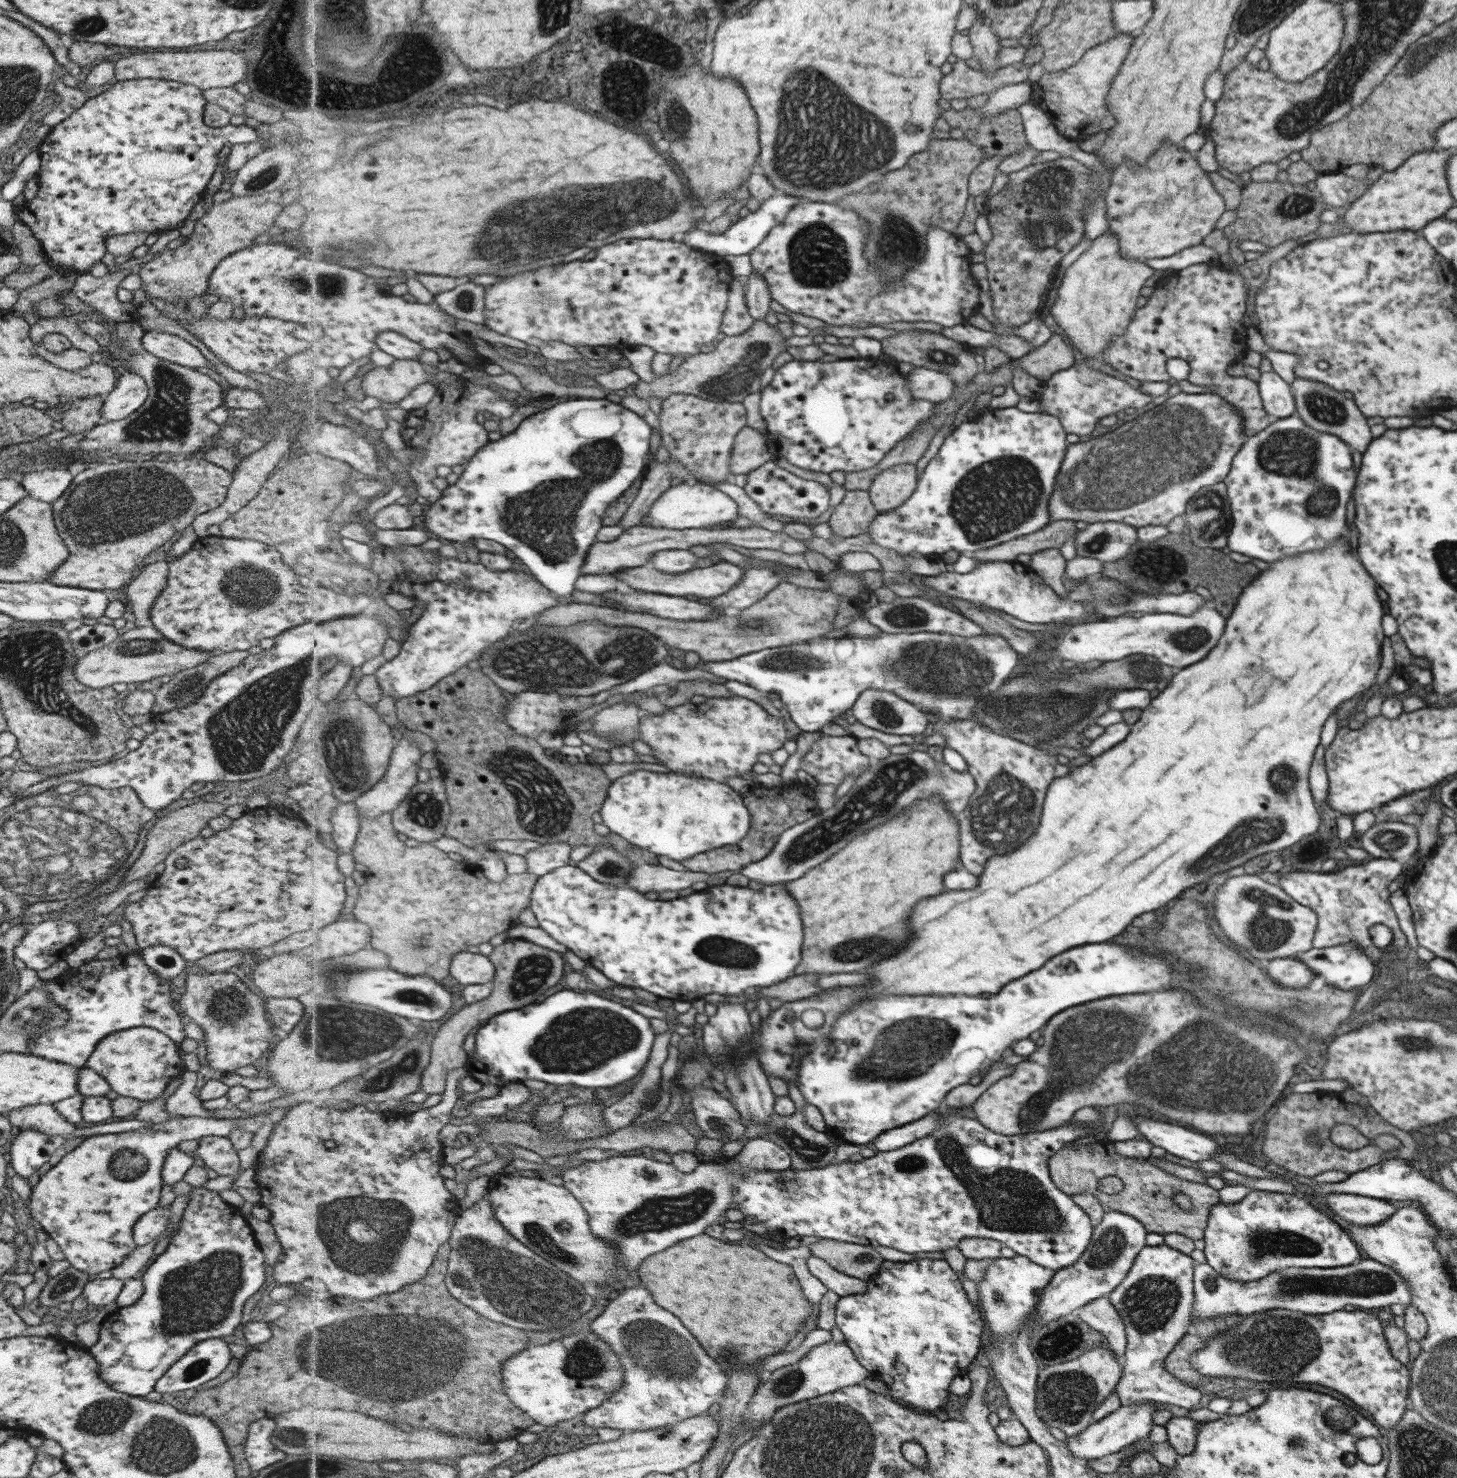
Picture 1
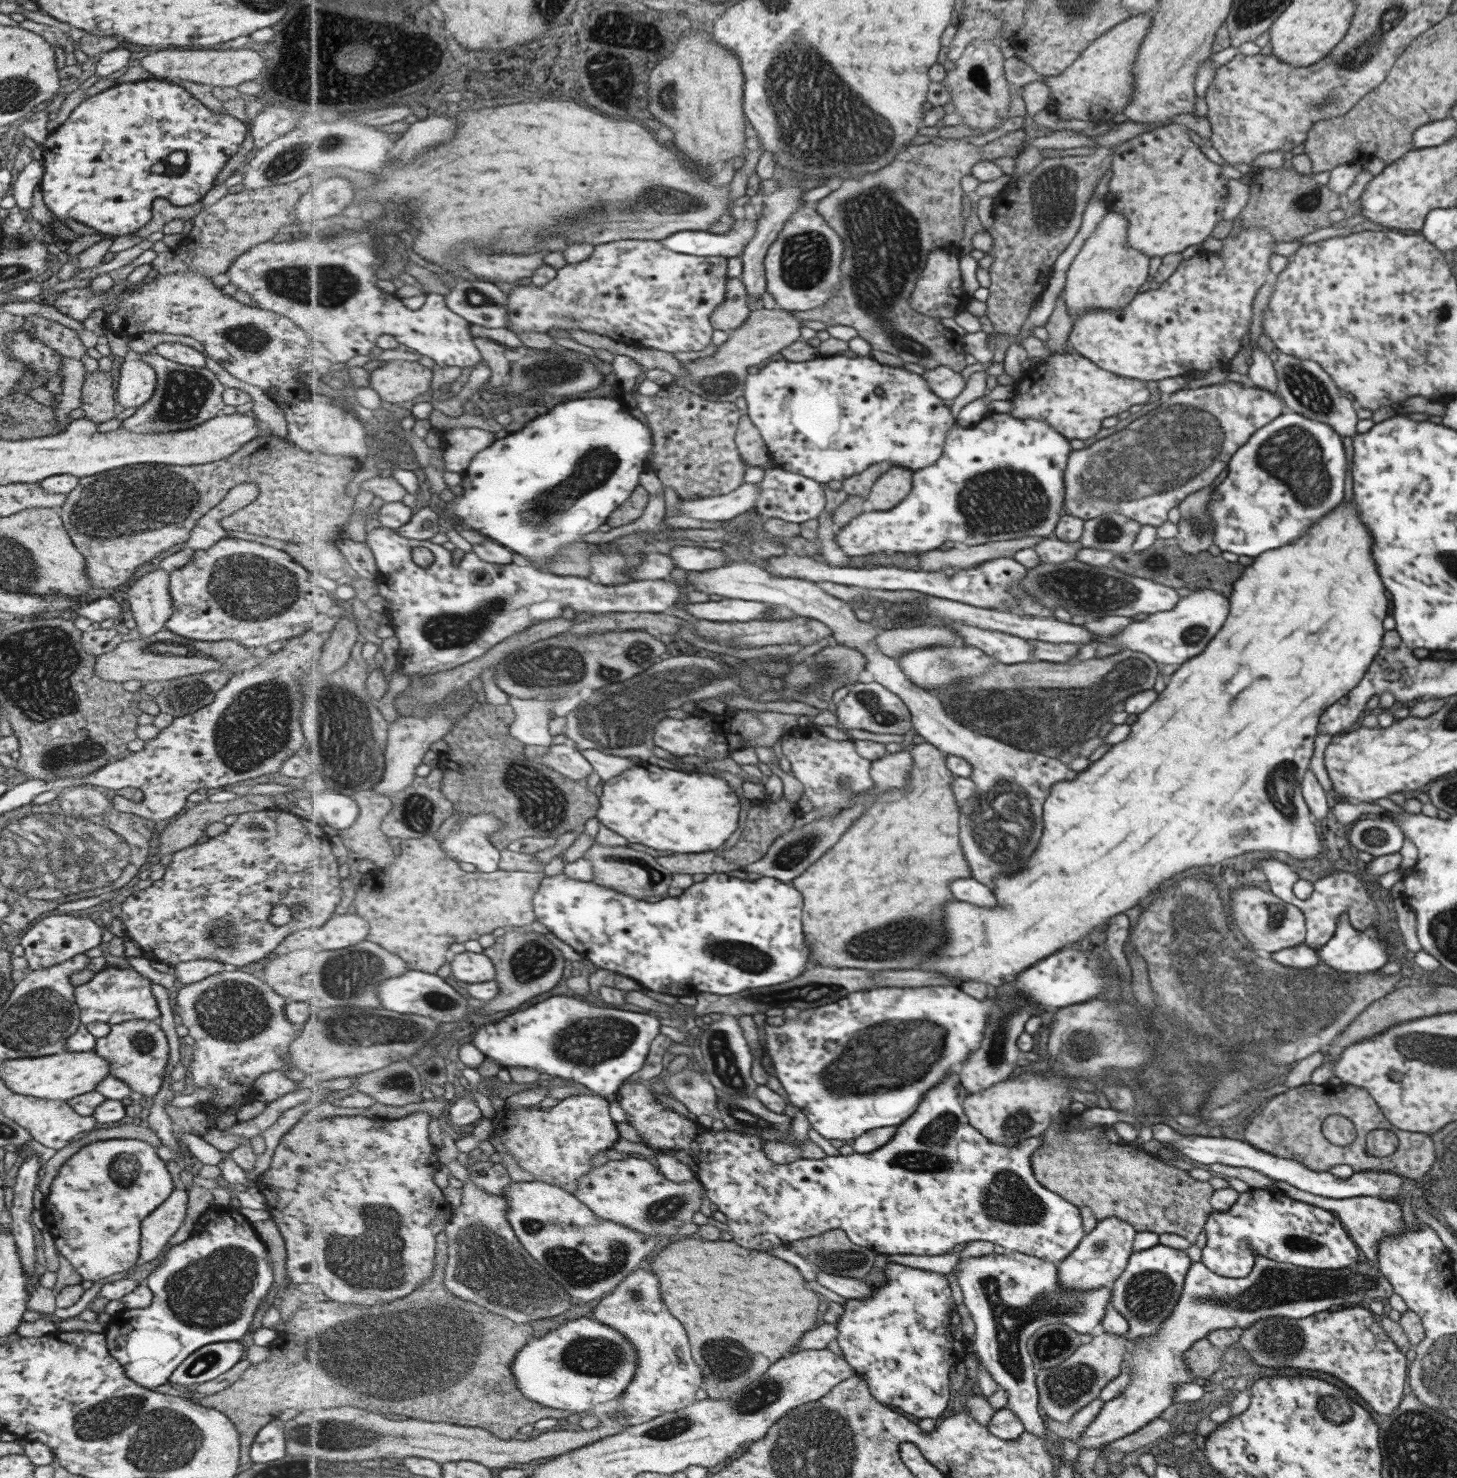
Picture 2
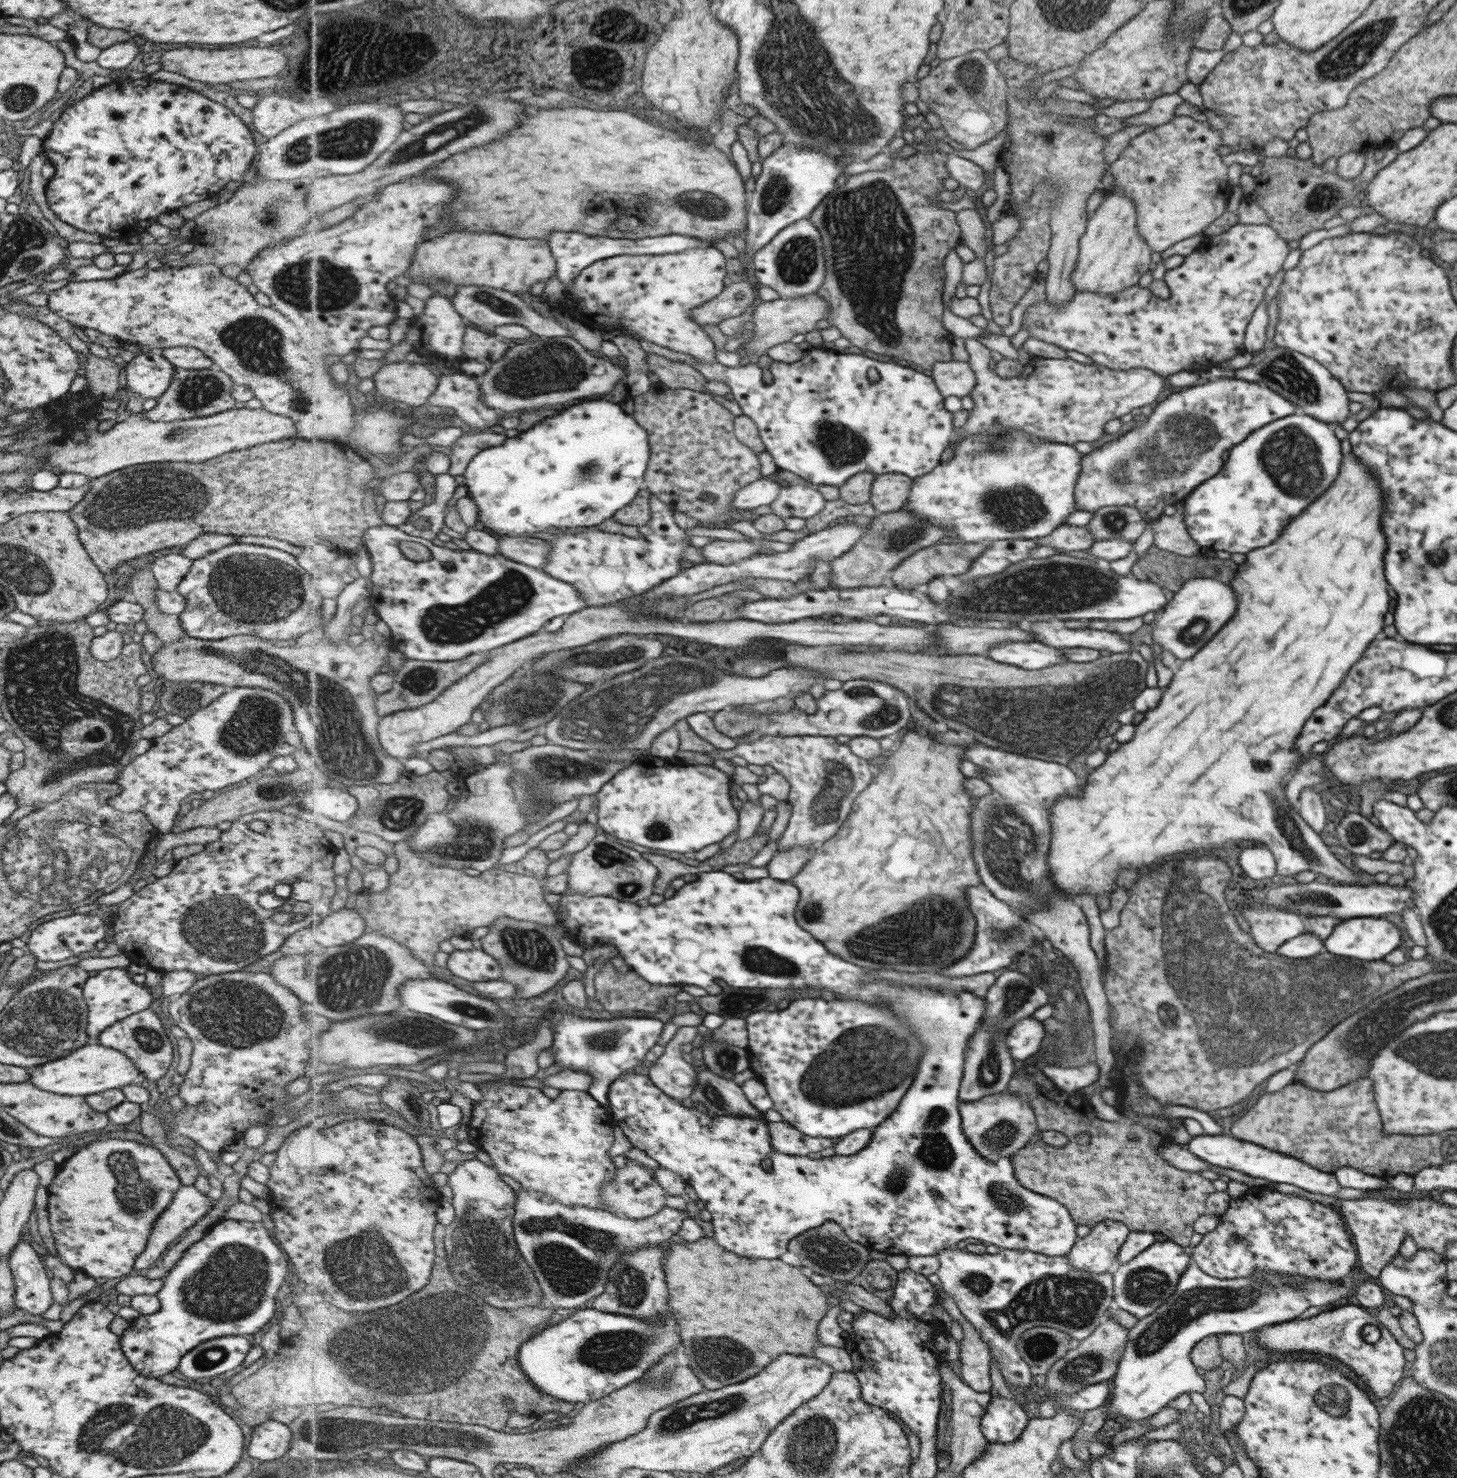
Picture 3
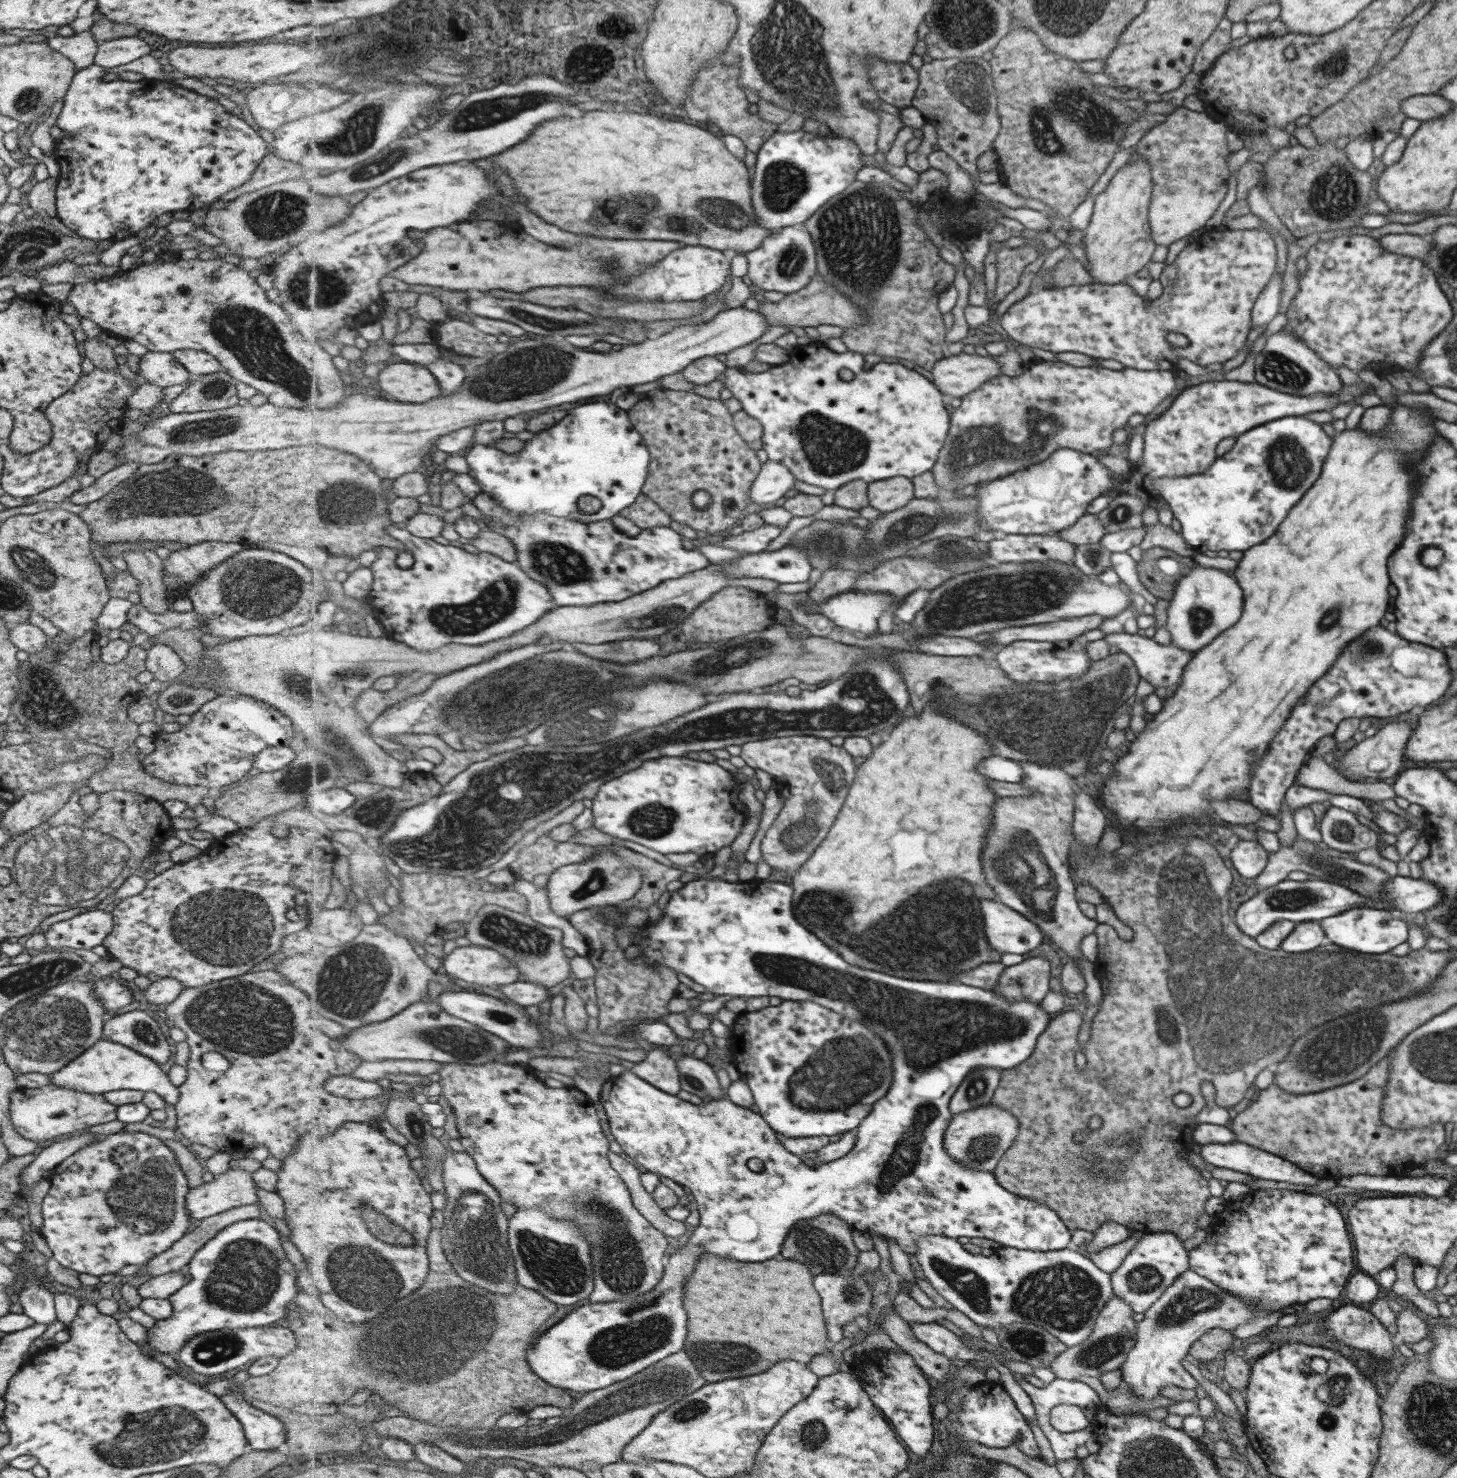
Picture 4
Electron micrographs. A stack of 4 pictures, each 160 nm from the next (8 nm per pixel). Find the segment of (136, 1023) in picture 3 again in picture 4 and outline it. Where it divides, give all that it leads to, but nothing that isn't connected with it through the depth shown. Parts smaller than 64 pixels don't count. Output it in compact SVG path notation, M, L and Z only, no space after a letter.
M132 1010L112 1017L104 1024L103 1039L141 1053L160 1066L170 1065L170 1044L146 1011Z

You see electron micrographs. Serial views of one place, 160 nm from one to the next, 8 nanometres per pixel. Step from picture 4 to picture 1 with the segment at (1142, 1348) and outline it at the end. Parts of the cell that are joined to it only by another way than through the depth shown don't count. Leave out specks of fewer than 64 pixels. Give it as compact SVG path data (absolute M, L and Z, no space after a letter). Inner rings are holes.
M1374 1259L1338 1268L1290 1267L1269 1274L1266 1280L1245 1282L1230 1280L1218 1274L1208 1263L1198 1263L1194 1275L1194 1311L1191 1324L1198 1319L1237 1314L1247 1317L1257 1312L1283 1308L1294 1312L1325 1315L1346 1308L1383 1309L1393 1304L1407 1307L1412 1304L1412 1294L1402 1275L1393 1268ZM1143 1400L1143 1402L1137 1402L1132 1406L1121 1405L1116 1412L1105 1416L1102 1420L1094 1421L1080 1435L1067 1437L1065 1443L1072 1450L1074 1456L1088 1461L1102 1459L1103 1456L1120 1452L1138 1440L1149 1438L1154 1425L1152 1415L1156 1411L1155 1404L1156 1402L1151 1400Z

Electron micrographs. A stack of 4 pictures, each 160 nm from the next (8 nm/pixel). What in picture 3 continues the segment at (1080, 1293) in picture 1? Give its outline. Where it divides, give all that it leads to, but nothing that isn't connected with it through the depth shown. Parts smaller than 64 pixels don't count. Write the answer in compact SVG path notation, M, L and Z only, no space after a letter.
M1104 1220L1095 1224L1082 1240L1077 1239L1078 1248L1070 1252L1069 1260L1078 1270L1111 1272L1129 1232L1128 1226L1120 1221Z

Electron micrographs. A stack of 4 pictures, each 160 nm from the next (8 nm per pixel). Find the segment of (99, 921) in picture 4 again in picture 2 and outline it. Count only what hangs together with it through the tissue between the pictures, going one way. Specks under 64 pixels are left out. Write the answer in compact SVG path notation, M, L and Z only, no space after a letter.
M73 914L52 915L36 922L20 938L20 946L24 948L24 958L28 961L30 970L40 970L55 964L70 960L73 956L85 953L90 948L96 948L101 943L104 930L92 919L84 916L76 917Z

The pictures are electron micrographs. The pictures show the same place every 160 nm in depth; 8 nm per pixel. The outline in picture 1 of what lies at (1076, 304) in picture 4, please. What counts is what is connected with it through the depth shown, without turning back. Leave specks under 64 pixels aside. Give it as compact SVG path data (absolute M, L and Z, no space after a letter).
M1210 262L1194 264L1178 270L1177 273L1164 288L1155 289L1144 307L1135 311L1124 335L1112 337L1112 343L1105 350L1104 361L1130 378L1143 382L1164 382L1172 379L1166 371L1168 358L1182 358L1191 368L1187 380L1198 386L1208 386L1211 388L1210 392L1234 405L1245 420L1245 435L1248 438L1259 434L1269 427L1270 420L1258 386L1246 377L1235 377L1227 373L1227 368L1236 362L1236 358L1244 356L1244 350L1248 350L1247 327L1242 323L1242 317L1246 312L1246 288L1240 274L1212 268Z

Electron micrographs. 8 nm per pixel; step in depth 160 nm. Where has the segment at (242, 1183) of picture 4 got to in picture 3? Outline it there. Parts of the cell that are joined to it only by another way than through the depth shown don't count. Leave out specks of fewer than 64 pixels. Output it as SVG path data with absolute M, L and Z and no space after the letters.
M182 1185L174 1194L172 1202L166 1207L166 1210L160 1214L153 1224L151 1233L149 1234L144 1252L137 1256L134 1269L142 1270L142 1268L153 1267L154 1262L162 1256L162 1252L168 1248L168 1244L175 1238L178 1238L182 1232L188 1230L190 1226L194 1226L205 1214L210 1212L212 1206L217 1200L221 1192L213 1190L212 1193L204 1195L192 1186Z

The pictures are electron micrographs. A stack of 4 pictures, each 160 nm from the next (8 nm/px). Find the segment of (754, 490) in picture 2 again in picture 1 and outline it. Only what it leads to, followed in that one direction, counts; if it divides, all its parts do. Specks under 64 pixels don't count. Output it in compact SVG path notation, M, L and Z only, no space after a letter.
M683 482L679 485L673 486L670 490L667 490L661 495L661 497L654 503L649 515L645 518L645 524L647 524L648 527L671 528L672 530L709 528L710 526L721 528L731 524L740 516L742 516L740 503L723 490L708 483L694 483L693 485L690 485L688 482Z

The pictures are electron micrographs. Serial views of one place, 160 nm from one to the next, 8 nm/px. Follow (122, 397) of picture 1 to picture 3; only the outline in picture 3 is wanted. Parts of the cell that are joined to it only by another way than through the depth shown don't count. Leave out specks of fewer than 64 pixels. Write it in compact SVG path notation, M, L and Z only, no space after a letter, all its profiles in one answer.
M150 350L136 354L125 370L127 390L148 400L158 398L170 388L175 367L158 350Z

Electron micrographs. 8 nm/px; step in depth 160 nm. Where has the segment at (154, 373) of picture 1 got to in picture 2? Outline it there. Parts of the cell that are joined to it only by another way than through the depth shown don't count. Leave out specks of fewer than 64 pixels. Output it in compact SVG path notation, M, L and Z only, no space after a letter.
M130 350L126 359L136 358L147 362L156 373L154 394L148 402L123 420L121 428L128 432L154 434L155 432L176 432L194 428L217 416L226 405L224 385L208 367L196 368L185 364L175 363L158 353L151 351L146 354L136 354Z

